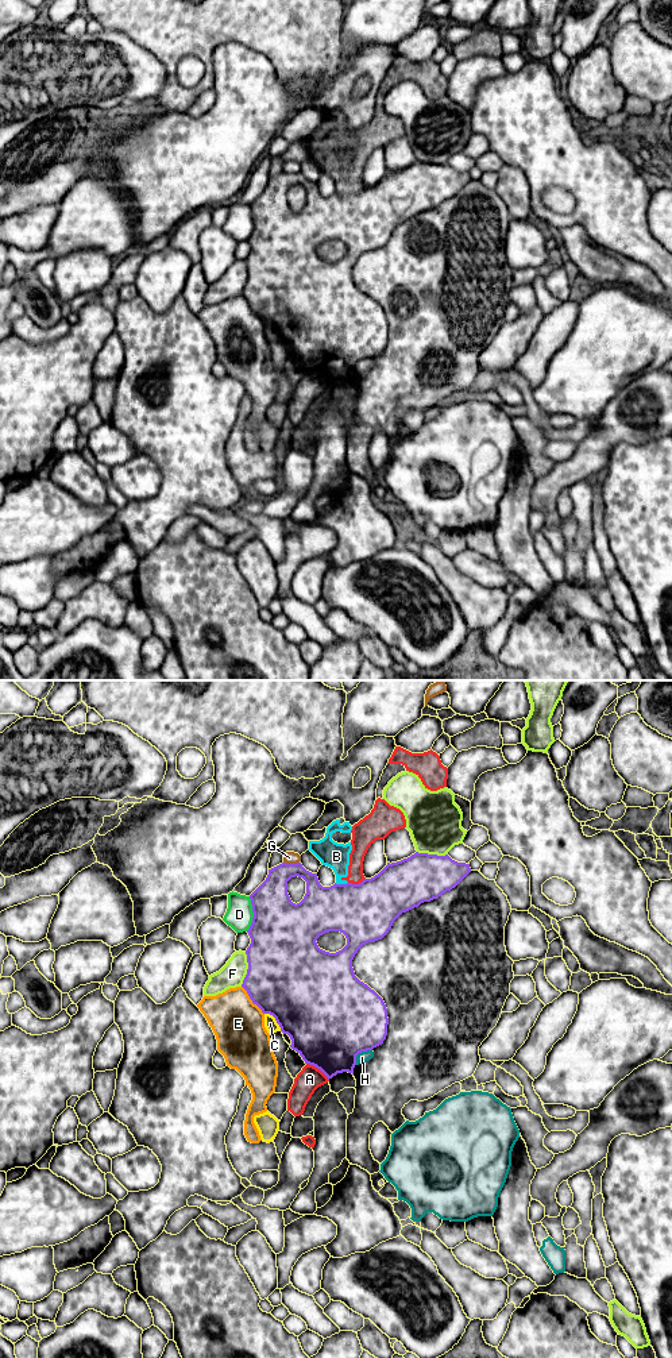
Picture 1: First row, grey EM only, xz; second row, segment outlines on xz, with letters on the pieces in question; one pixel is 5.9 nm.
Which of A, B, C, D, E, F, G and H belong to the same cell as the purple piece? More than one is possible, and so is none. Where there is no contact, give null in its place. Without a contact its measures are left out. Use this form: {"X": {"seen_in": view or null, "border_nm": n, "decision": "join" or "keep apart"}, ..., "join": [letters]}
{"A": {"seen_in": "xz", "border_nm": 170, "decision": "keep apart"}, "B": {"seen_in": "xz", "border_nm": 80, "decision": "keep apart"}, "C": {"seen_in": "xz", "border_nm": 150, "decision": "keep apart"}, "D": {"seen_in": "xz", "border_nm": 200, "decision": "keep apart"}, "E": {"seen_in": "xz", "border_nm": 220, "decision": "keep apart"}, "F": {"seen_in": "xz", "border_nm": 220, "decision": "keep apart"}, "G": {"seen_in": "xz", "border_nm": 100, "decision": "keep apart"}, "H": {"seen_in": "xz", "border_nm": 140, "decision": "keep apart"}, "join": []}

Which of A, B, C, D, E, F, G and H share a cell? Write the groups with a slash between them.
A B / C / D / E / F / G / H

